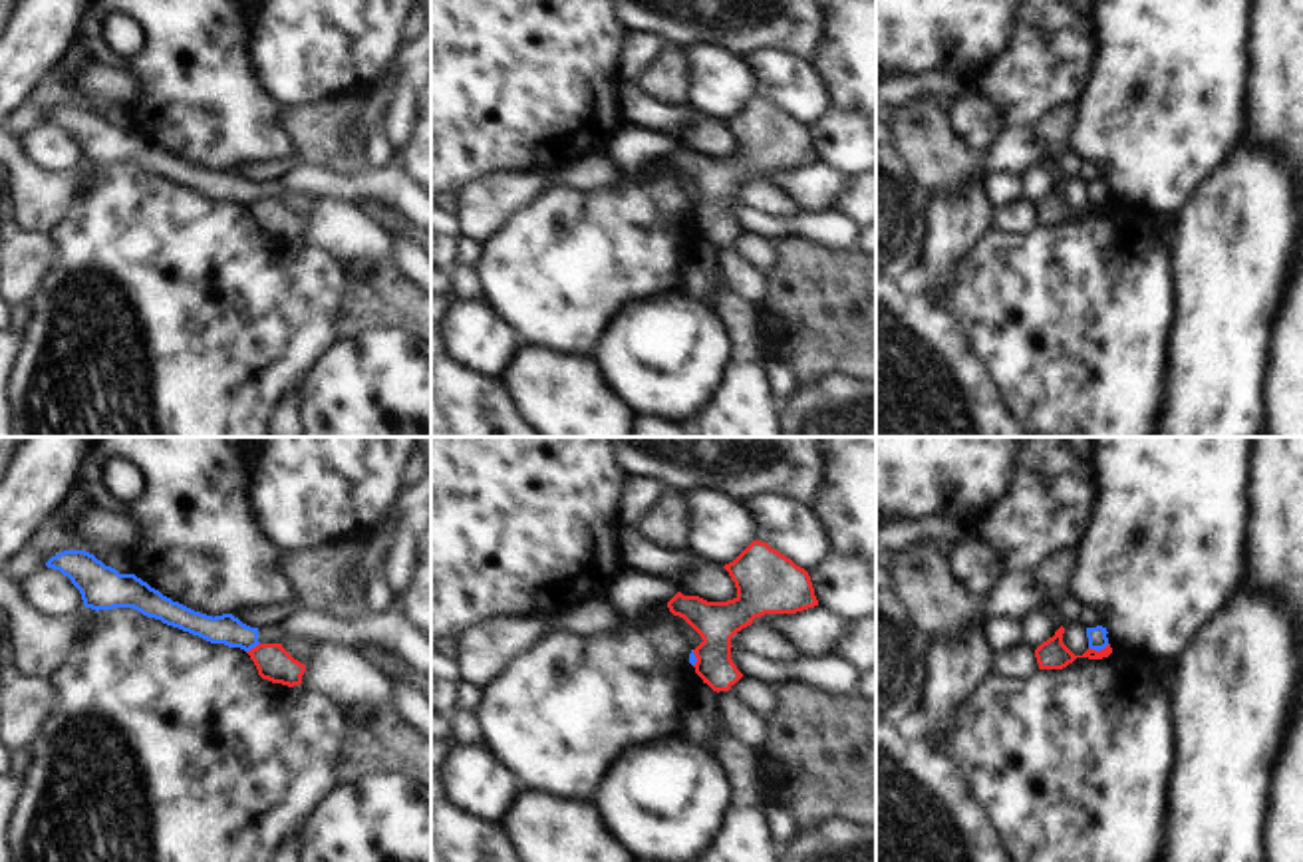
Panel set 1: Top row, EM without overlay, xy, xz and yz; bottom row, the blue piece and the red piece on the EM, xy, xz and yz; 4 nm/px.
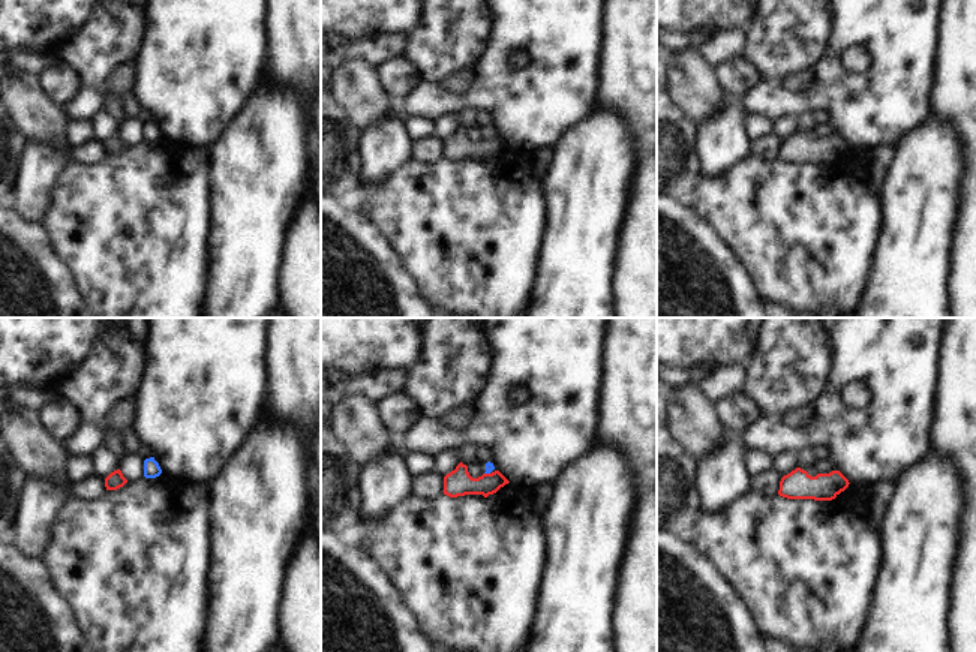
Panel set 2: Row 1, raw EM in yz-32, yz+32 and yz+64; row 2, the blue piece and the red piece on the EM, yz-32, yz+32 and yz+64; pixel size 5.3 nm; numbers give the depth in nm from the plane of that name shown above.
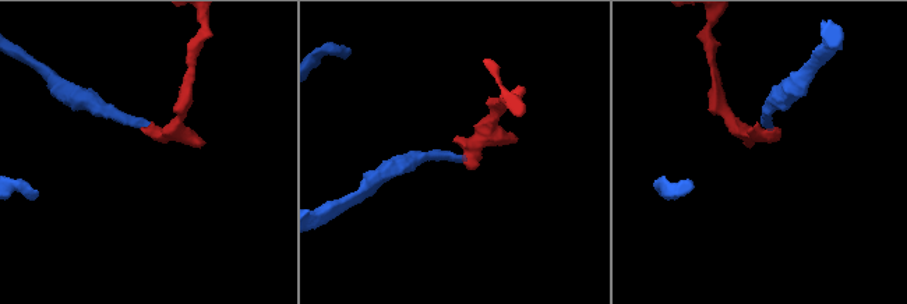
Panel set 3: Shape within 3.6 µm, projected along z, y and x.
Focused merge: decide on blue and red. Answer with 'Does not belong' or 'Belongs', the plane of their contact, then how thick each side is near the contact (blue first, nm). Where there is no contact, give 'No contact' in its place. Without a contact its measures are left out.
Does not belong. Touches blue in yz. Thickness 80 nm (blue) against 120 nm.

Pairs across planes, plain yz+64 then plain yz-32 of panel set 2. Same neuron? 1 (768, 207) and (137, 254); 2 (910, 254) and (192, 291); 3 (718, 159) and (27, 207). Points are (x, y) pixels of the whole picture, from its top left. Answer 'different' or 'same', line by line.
1: same
2: different
3: same

